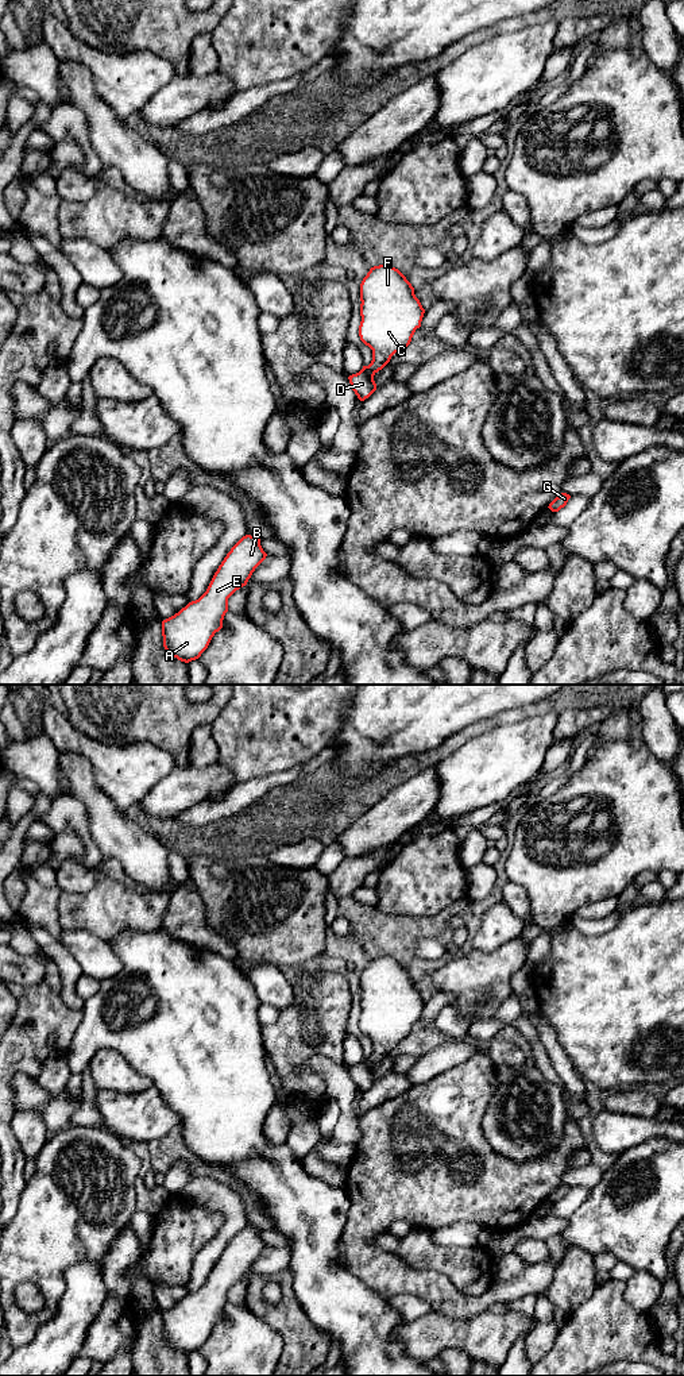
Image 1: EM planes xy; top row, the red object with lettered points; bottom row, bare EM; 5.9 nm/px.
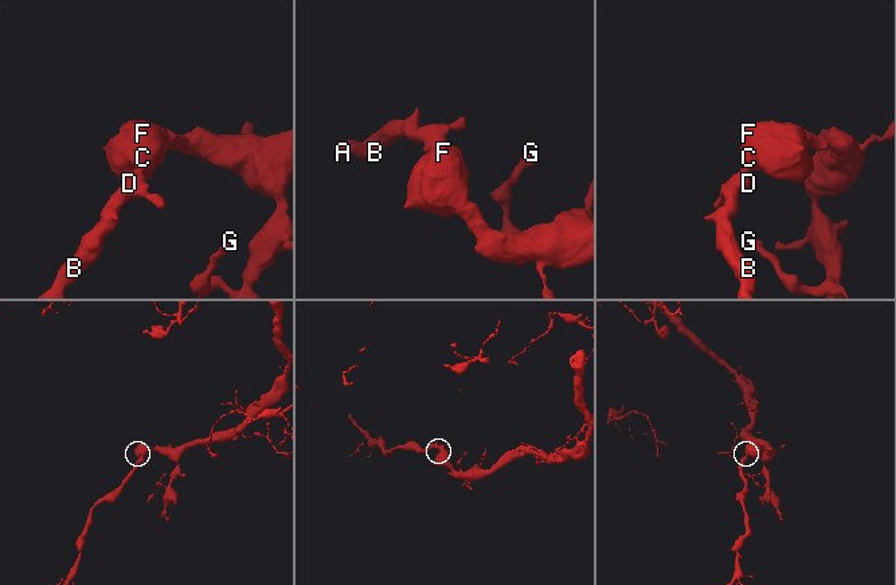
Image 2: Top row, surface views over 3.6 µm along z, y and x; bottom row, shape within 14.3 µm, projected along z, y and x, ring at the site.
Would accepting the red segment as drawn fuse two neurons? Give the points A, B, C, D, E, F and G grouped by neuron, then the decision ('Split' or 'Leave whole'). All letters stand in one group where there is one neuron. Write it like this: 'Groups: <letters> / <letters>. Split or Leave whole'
Groups: A B C D E F G. Leave whole

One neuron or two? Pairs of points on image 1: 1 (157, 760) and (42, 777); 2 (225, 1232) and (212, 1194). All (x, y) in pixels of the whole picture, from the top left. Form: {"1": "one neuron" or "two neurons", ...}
{"1": "two neurons", "2": "one neuron"}

